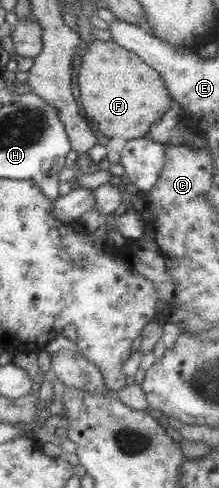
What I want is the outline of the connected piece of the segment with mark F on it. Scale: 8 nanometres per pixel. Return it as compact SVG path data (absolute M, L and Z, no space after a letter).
M94 40L93 42L89 43L87 47L84 48L82 51L83 55L81 55L81 63L79 65L79 71L77 73L77 85L79 87L79 103L83 106L83 109L85 110L85 118L88 122L94 127L94 130L96 133L103 134L104 137L111 138L113 136L122 136L123 139L130 140L130 139L137 139L138 137L141 137L145 135L148 131L148 127L151 124L154 124L167 109L169 109L169 105L171 101L173 100L170 95L168 94L168 91L166 90L166 87L164 86L163 80L160 78L160 75L154 70L151 69L148 65L145 65L141 59L139 59L139 56L136 56L134 53L131 53L130 51L127 51L126 49L123 49L122 47L119 47L113 40Z

